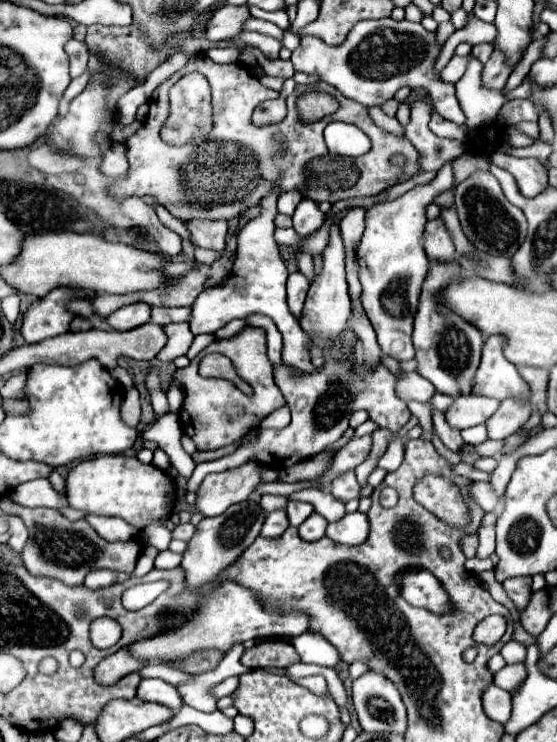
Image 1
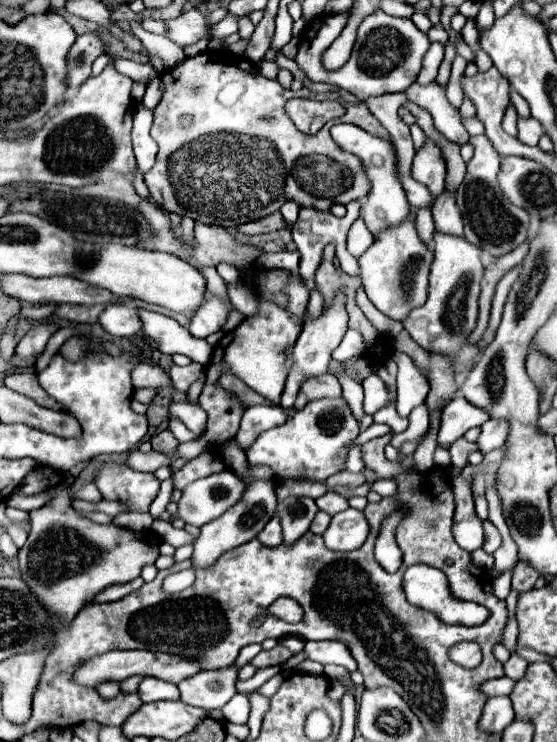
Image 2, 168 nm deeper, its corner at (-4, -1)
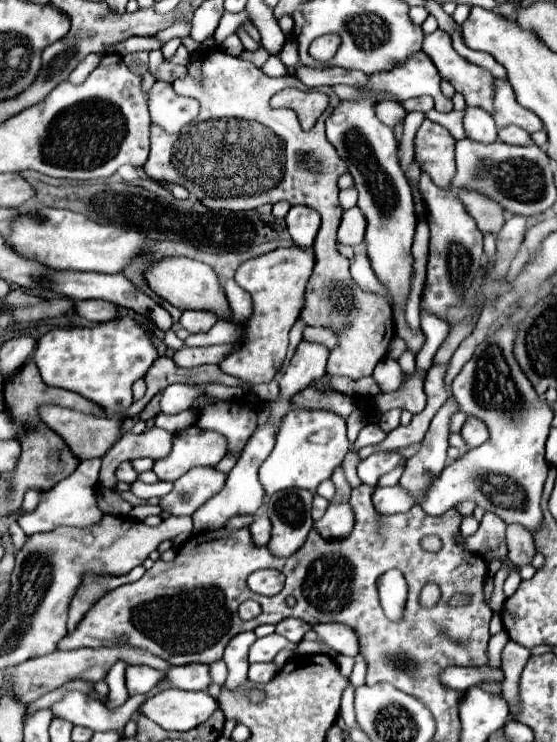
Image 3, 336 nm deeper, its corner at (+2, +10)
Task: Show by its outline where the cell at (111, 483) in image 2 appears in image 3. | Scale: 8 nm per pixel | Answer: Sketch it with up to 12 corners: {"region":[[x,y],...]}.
{"region":[[131,463],[117,469],[117,479],[125,483],[137,481],[137,471]]}

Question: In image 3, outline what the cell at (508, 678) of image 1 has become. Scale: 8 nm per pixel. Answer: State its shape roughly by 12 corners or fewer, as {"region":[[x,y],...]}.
{"region":[[447,667],[439,675],[447,689],[465,691],[479,681],[503,681],[501,669]]}

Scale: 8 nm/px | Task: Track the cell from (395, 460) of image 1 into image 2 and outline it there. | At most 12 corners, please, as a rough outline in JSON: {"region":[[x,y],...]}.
{"region":[[421,404],[409,414],[409,428],[393,434],[391,446],[401,450],[429,430],[429,412]]}

